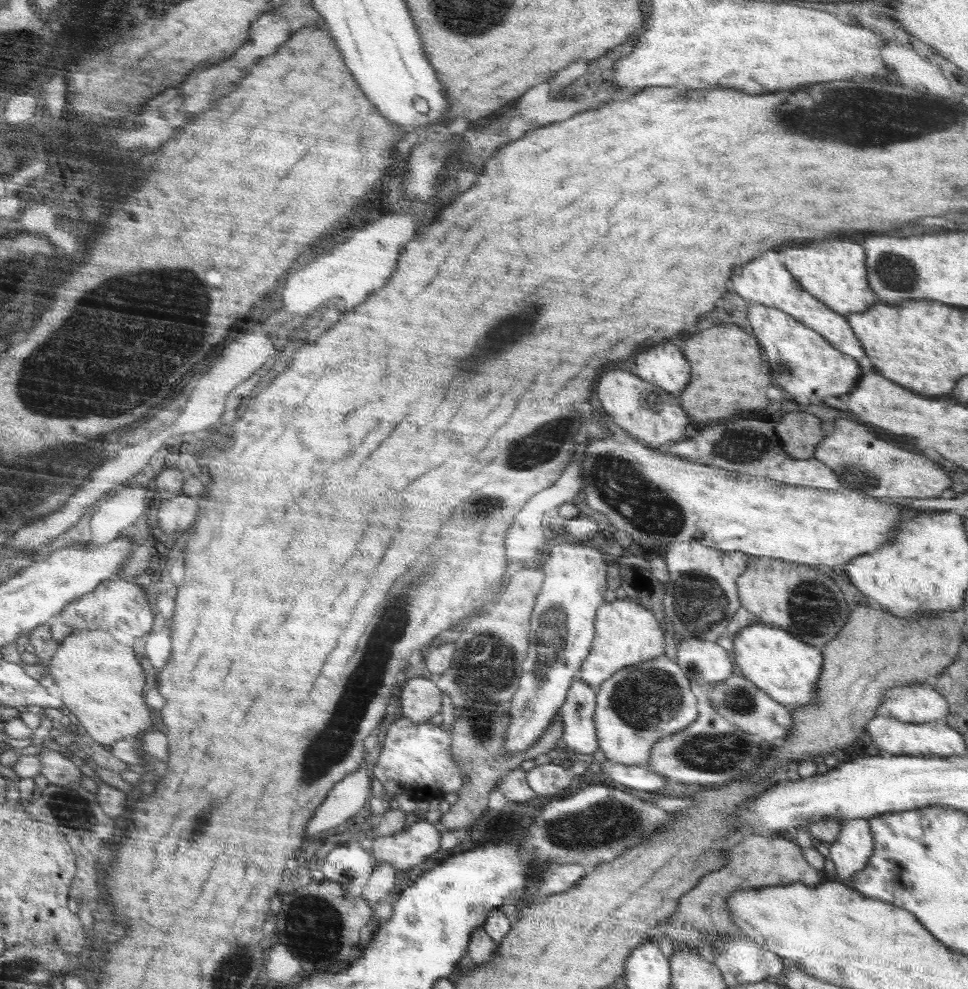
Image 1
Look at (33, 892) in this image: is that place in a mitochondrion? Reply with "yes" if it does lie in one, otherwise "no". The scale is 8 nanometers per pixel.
no

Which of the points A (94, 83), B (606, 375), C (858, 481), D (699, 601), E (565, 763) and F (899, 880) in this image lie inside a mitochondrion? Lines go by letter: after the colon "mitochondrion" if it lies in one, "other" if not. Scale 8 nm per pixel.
A: other
B: other
C: mitochondrion
D: mitochondrion
E: other
F: other

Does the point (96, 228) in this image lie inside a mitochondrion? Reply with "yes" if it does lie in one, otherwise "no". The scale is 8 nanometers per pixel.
no

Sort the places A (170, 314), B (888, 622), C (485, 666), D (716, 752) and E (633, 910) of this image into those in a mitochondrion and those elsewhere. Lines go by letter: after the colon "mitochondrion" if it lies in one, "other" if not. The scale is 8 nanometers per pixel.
A: mitochondrion
B: other
C: mitochondrion
D: mitochondrion
E: other

